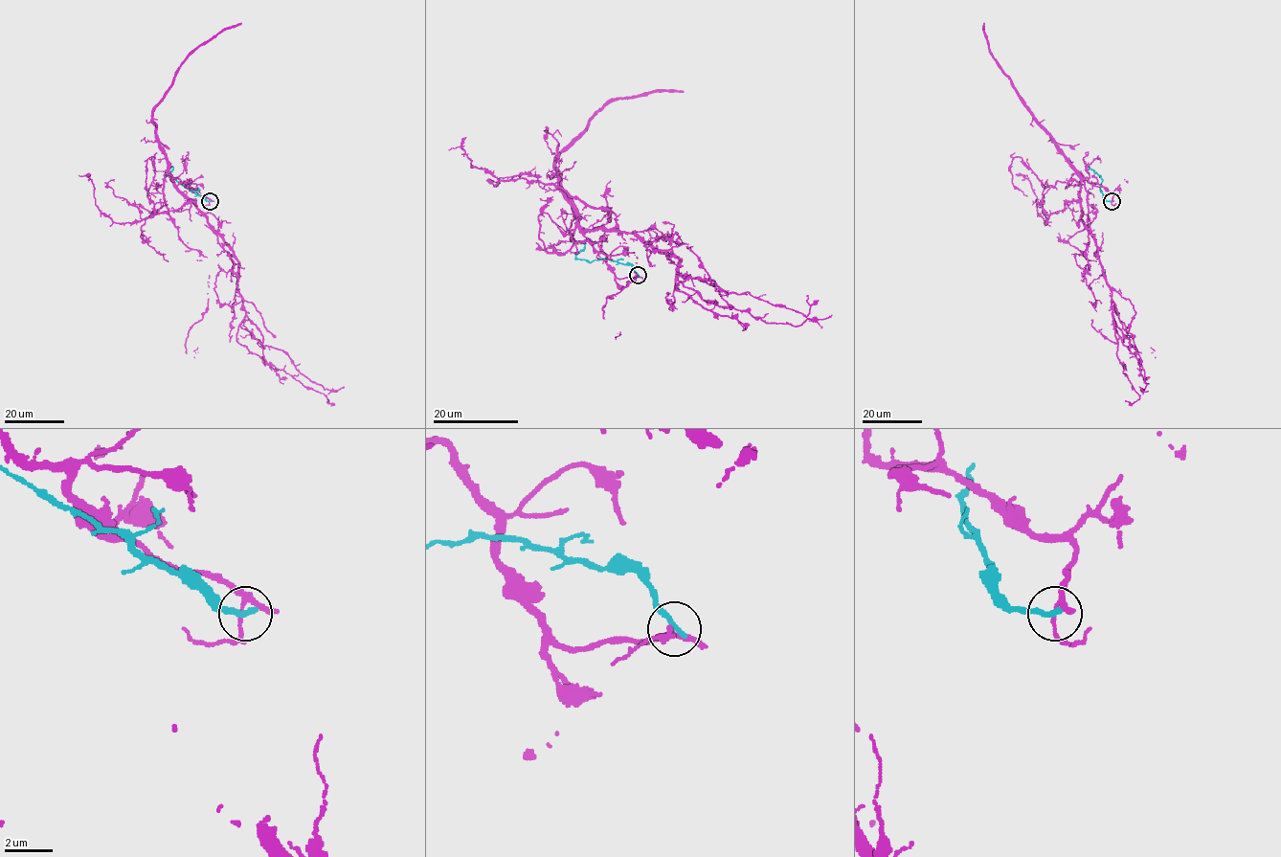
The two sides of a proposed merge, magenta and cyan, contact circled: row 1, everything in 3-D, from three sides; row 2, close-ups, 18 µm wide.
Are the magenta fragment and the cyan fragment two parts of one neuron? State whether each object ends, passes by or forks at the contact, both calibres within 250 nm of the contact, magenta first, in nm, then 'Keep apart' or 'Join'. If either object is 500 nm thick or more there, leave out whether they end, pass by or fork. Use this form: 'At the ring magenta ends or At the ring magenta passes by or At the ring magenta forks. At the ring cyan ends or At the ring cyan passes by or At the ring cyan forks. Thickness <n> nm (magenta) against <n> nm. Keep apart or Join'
At the ring magenta forks. At the ring cyan ends. Thickness 150 nm (magenta) against 280 nm. Keep apart

